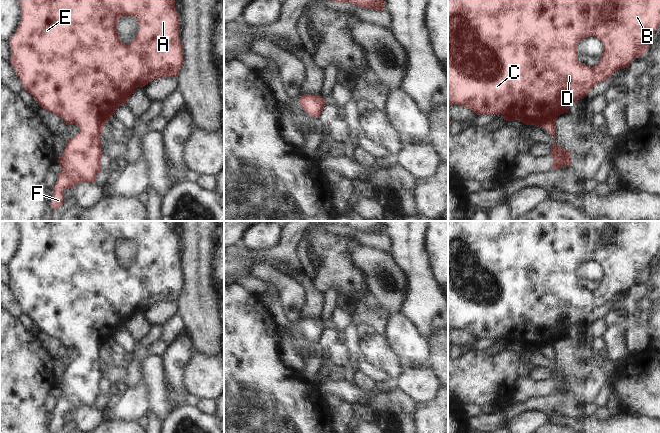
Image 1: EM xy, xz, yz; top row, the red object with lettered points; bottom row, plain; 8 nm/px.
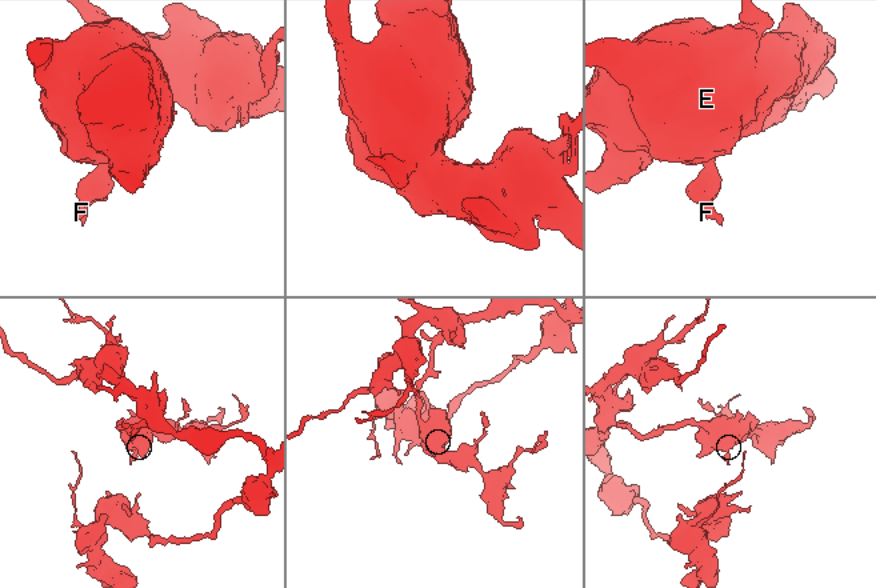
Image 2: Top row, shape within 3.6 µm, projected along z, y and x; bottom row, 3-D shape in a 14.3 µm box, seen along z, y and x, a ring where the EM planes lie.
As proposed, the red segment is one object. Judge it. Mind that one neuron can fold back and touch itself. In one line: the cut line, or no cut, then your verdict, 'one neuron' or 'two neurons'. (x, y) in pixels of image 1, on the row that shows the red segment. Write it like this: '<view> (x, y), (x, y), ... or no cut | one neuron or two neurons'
no cut | one neuron

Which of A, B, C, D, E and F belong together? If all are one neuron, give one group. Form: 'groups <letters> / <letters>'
groups A B C D E F

